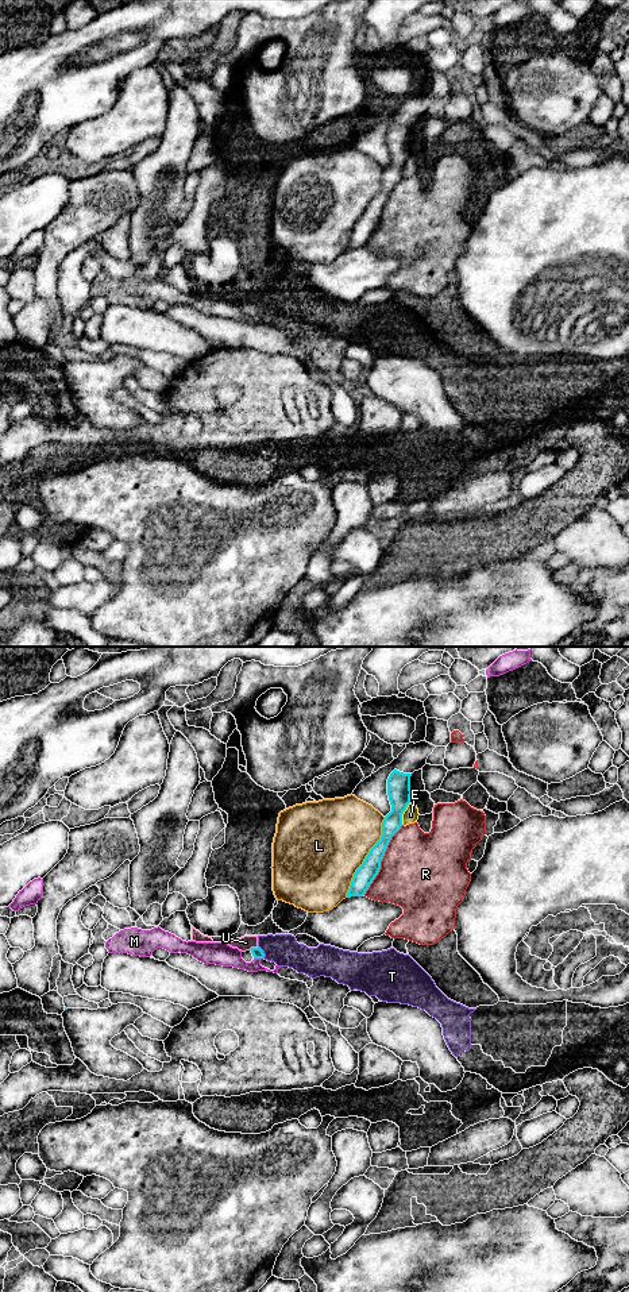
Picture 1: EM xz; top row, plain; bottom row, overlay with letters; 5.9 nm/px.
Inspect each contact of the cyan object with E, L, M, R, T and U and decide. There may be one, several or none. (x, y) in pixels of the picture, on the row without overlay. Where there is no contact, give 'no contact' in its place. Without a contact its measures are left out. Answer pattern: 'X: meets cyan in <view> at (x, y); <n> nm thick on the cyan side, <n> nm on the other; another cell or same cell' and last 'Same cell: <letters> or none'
E: meets cyan in xz at (402, 165); 140 nm thick on the cyan side, 90 nm on the other; another cell
L: meets cyan in xz at (366, 209); 120 nm thick on the cyan side, 480 nm on the other; another cell
M: meets cyan in xz at (257, 309); 60 nm thick on the cyan side, 140 nm on the other; another cell
R: meets cyan in xz at (381, 212); 120 nm thick on the cyan side, 460 nm on the other; another cell
T: meets cyan in xz at (262, 304); 60 nm thick on the cyan side, 190 nm on the other; another cell
U: meets cyan in xz at (253, 300); 60 nm thick on the cyan side, 90 nm on the other; another cell
Same cell: none

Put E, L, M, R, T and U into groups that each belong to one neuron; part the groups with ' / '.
E / L / M / R / T U

